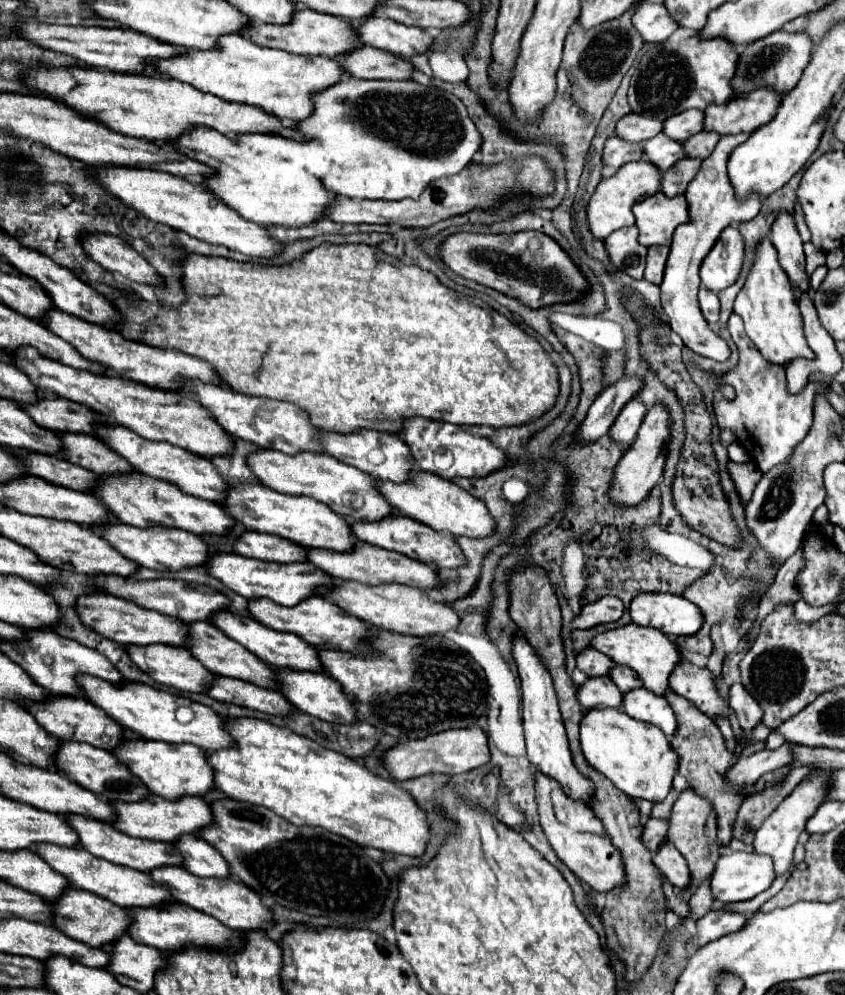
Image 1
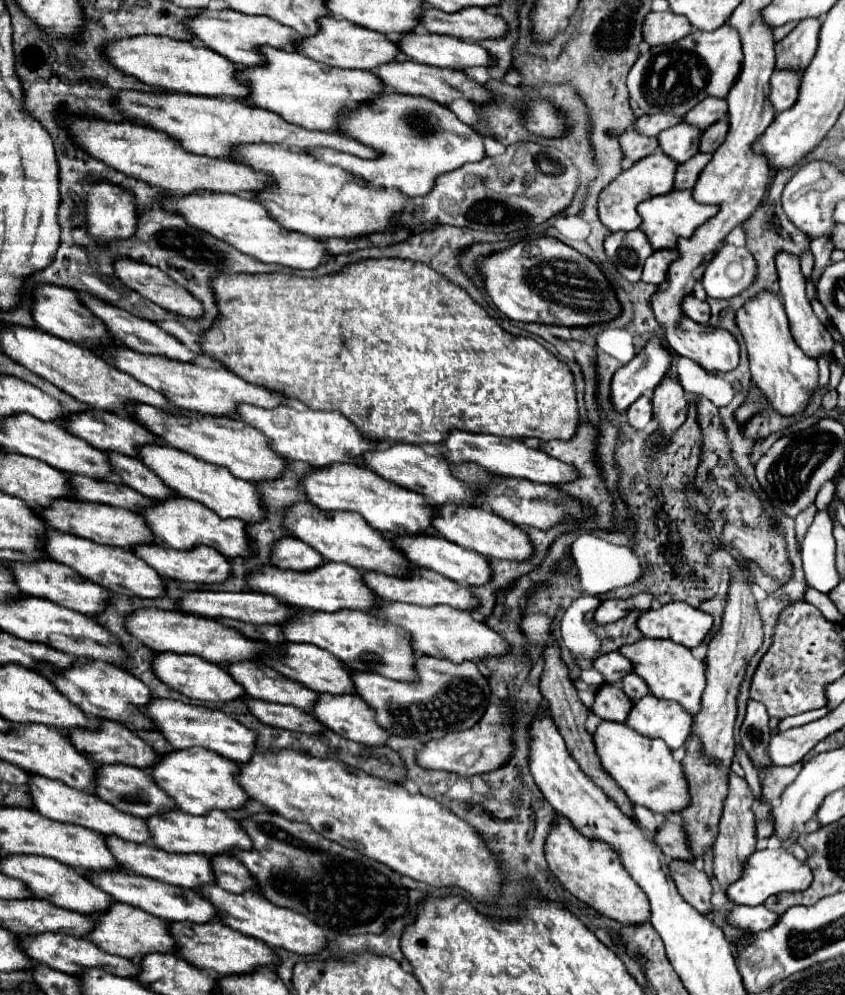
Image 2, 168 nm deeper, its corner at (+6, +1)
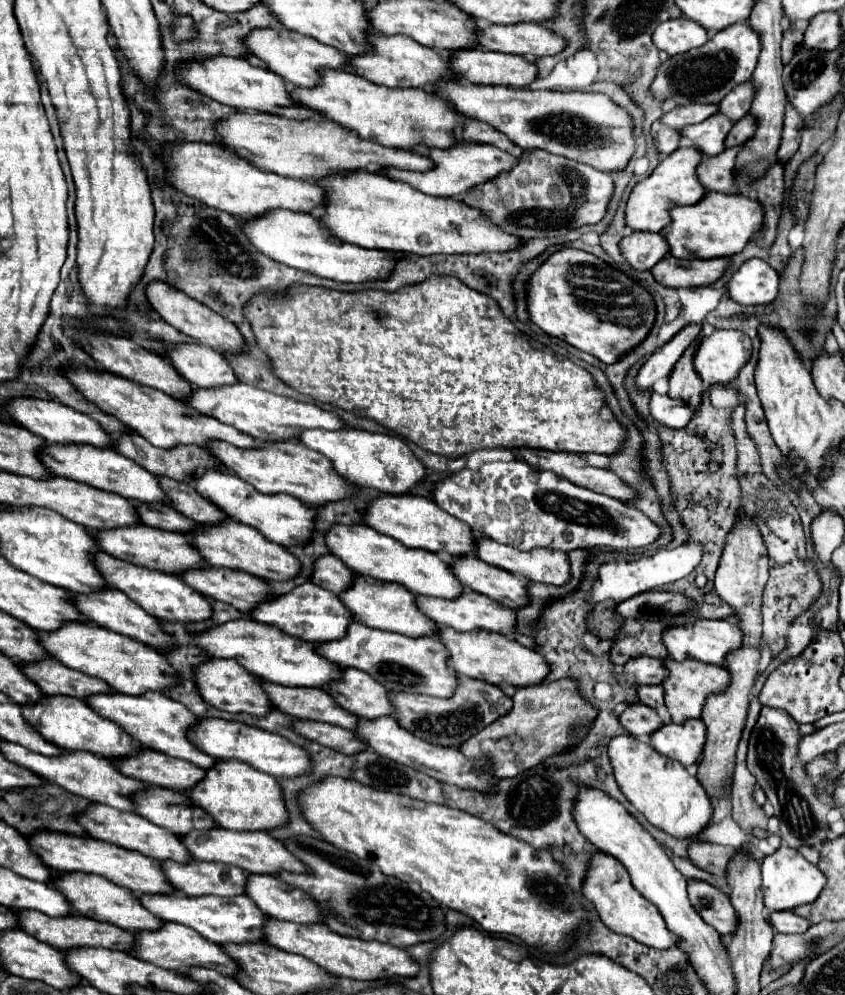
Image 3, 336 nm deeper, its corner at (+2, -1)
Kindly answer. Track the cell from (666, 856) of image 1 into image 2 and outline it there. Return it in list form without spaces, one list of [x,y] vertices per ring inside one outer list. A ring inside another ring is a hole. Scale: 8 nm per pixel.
[[[673,860],[669,864],[669,872],[673,882],[677,884],[679,894],[701,914],[709,916],[713,914],[713,906],[711,906],[711,880],[709,876],[695,864],[695,862],[679,862]]]

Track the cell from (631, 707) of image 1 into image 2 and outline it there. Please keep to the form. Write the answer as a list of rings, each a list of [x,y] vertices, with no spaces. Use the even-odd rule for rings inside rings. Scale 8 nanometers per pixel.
[[[649,694],[633,704],[627,726],[637,730],[641,736],[661,738],[671,750],[677,750],[691,734],[691,722],[691,714],[677,702],[659,700]]]

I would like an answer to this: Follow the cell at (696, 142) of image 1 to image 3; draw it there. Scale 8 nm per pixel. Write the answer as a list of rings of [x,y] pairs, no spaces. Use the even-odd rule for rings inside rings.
[[[745,116],[743,120],[737,120],[731,128],[731,132],[727,134],[727,148],[733,146],[741,146],[745,140],[751,138],[751,134],[755,132],[755,118]]]

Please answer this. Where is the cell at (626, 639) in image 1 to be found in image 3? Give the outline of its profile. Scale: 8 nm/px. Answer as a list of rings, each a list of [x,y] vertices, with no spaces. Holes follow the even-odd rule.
[[[663,658],[663,666],[667,668],[667,678],[663,680],[665,690],[665,706],[669,708],[673,722],[683,722],[687,718],[701,718],[701,708],[705,704],[705,698],[711,692],[723,690],[723,684],[729,682],[729,672],[725,668],[713,666],[713,664],[699,664],[699,660],[671,660]]]

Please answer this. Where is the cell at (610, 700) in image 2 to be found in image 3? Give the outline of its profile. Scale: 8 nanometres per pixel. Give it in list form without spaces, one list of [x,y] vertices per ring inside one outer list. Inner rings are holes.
[[[641,702],[627,704],[625,710],[619,714],[619,722],[623,724],[623,728],[629,734],[633,734],[637,738],[649,736],[651,732],[655,732],[663,724],[661,718],[655,714],[655,710],[641,704]]]

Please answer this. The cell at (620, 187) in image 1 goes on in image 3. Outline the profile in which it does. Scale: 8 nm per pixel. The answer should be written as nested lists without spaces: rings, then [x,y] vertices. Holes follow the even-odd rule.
[[[681,146],[667,158],[659,162],[659,166],[653,170],[651,176],[637,182],[635,188],[629,194],[627,206],[625,206],[625,222],[633,230],[647,230],[647,232],[661,232],[669,222],[669,210],[673,206],[683,204],[695,204],[705,196],[705,188],[699,184],[695,176],[695,168],[701,162],[701,152],[697,148]]]

